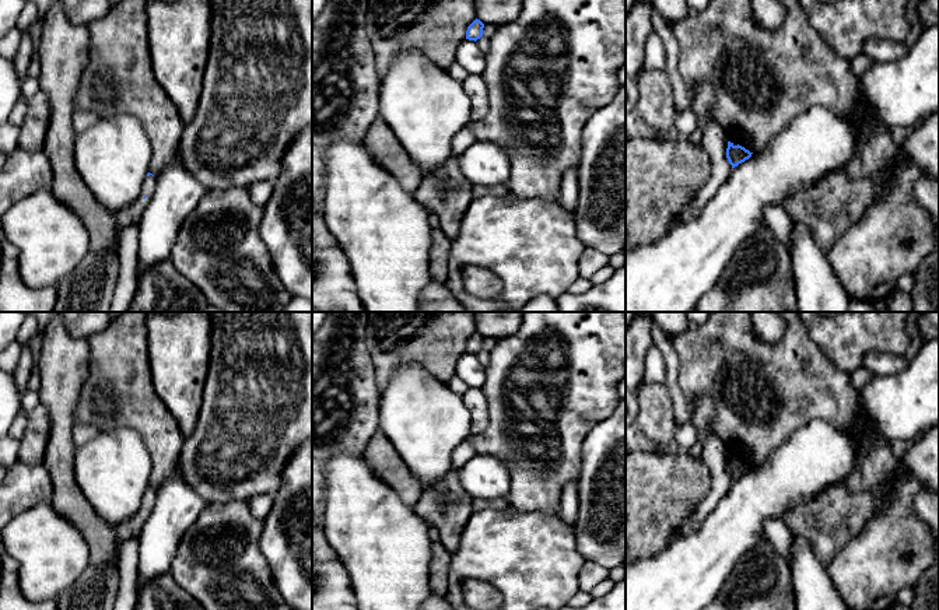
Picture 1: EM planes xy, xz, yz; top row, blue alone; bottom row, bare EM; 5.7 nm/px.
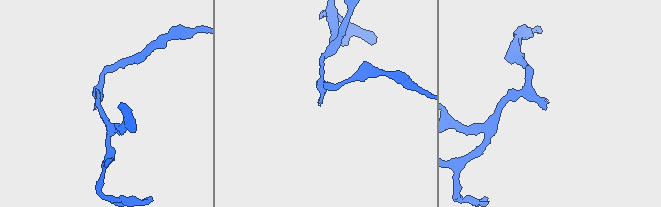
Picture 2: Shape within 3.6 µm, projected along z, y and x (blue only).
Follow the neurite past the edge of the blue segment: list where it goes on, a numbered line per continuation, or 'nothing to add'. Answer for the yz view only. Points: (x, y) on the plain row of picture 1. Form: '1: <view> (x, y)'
nothing to add

